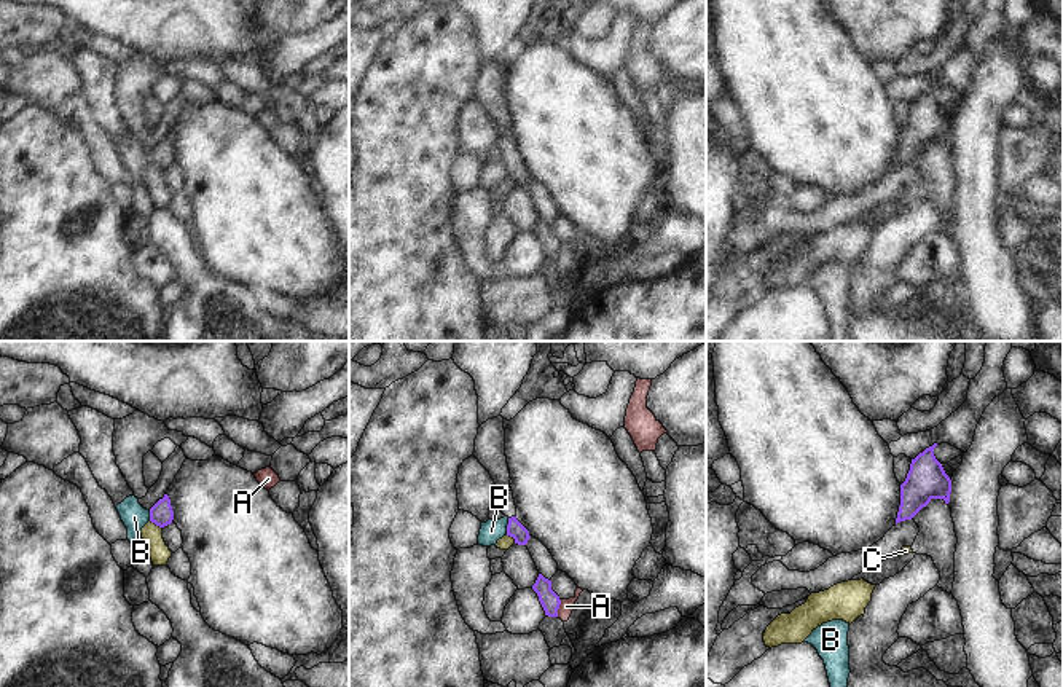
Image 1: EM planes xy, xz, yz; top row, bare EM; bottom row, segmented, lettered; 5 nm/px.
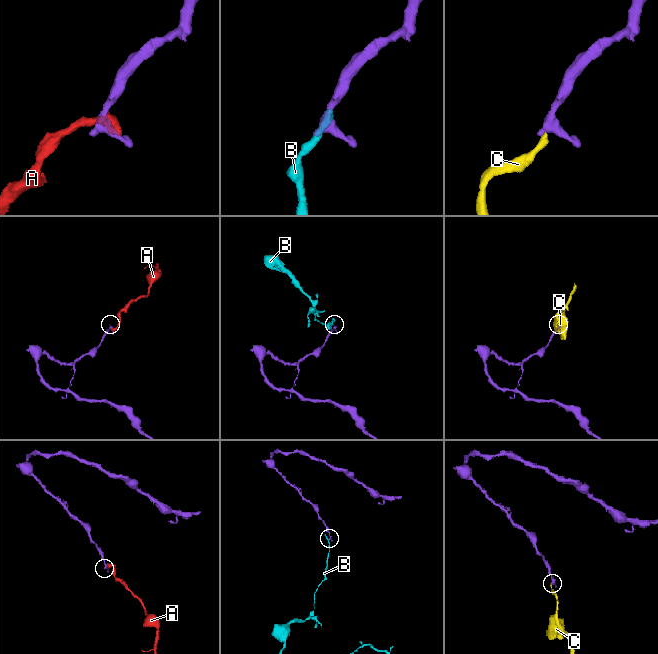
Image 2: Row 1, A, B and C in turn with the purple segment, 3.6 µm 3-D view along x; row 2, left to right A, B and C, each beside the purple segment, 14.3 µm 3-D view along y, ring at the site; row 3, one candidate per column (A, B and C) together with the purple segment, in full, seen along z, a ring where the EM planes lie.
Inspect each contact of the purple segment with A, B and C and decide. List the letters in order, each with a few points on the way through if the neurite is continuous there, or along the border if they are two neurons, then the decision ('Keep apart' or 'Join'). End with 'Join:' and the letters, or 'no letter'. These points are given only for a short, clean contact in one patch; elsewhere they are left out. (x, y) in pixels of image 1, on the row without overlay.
A: Boundary: xz (561, 243), (556, 259). Keep apart
B: Boundary: xz (509, 161), (506, 177). Keep apart
C: Boundary: xy (150, 163), (161, 171). Keep apart
Join: no letter.

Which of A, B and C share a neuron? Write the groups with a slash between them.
A / B / C

